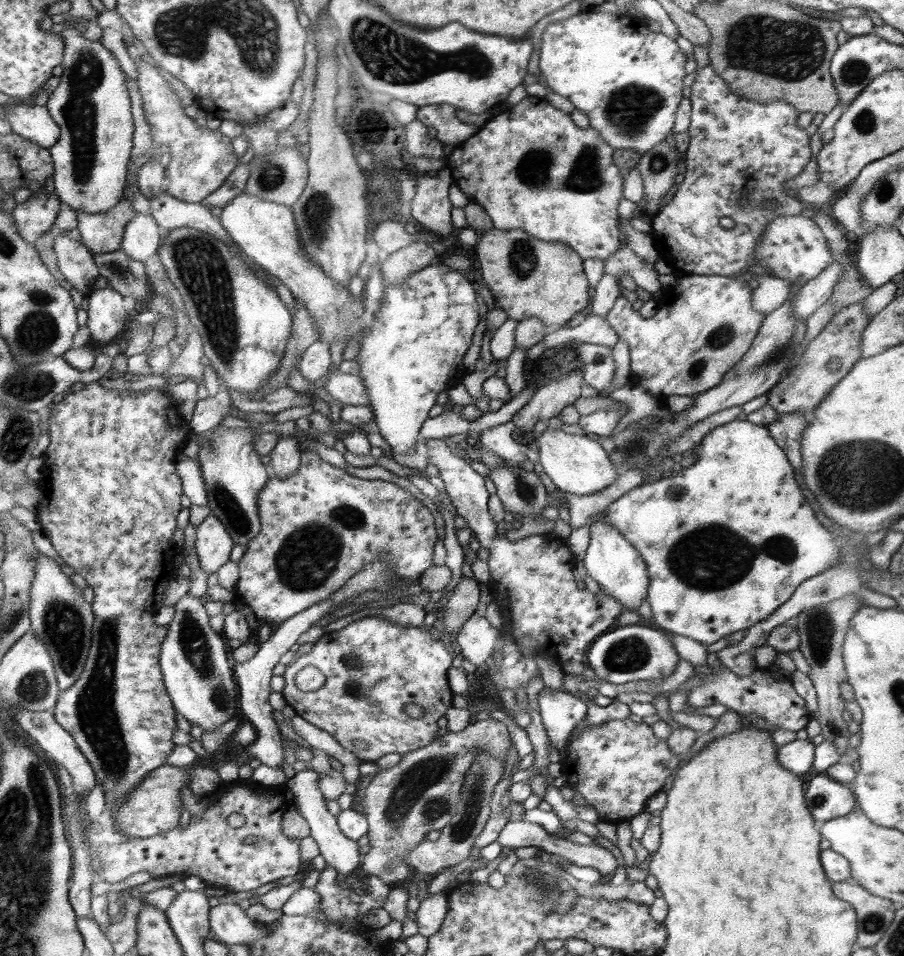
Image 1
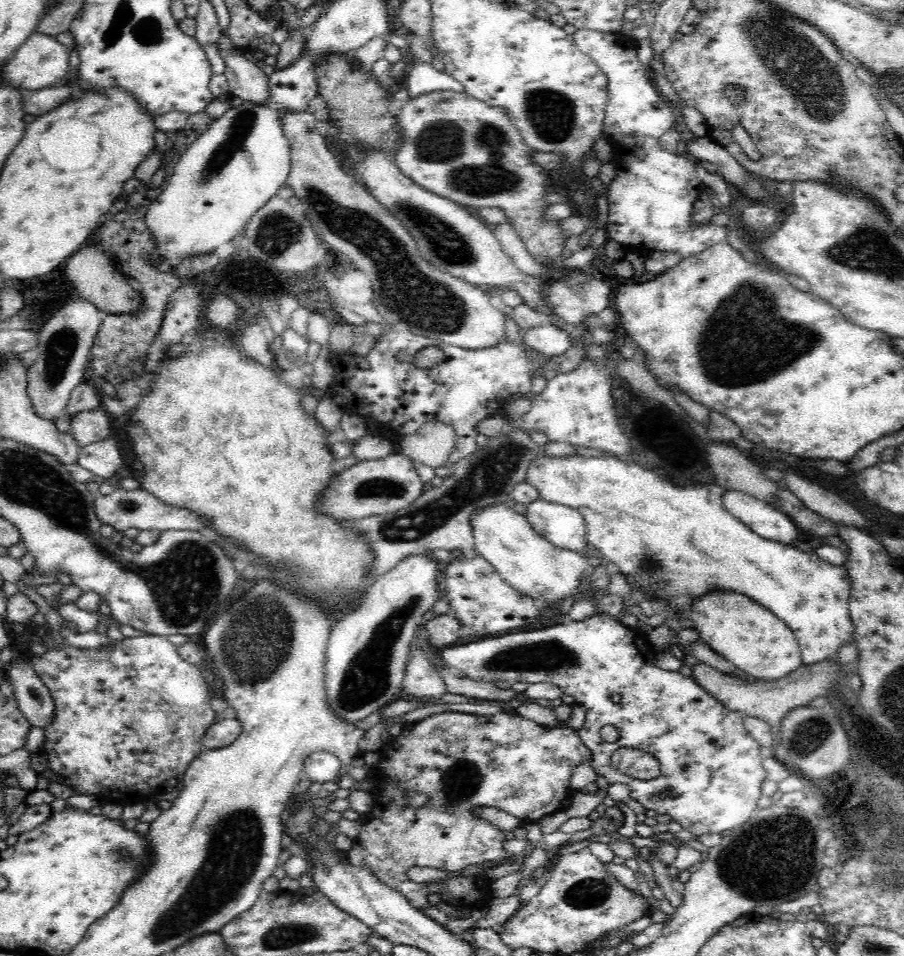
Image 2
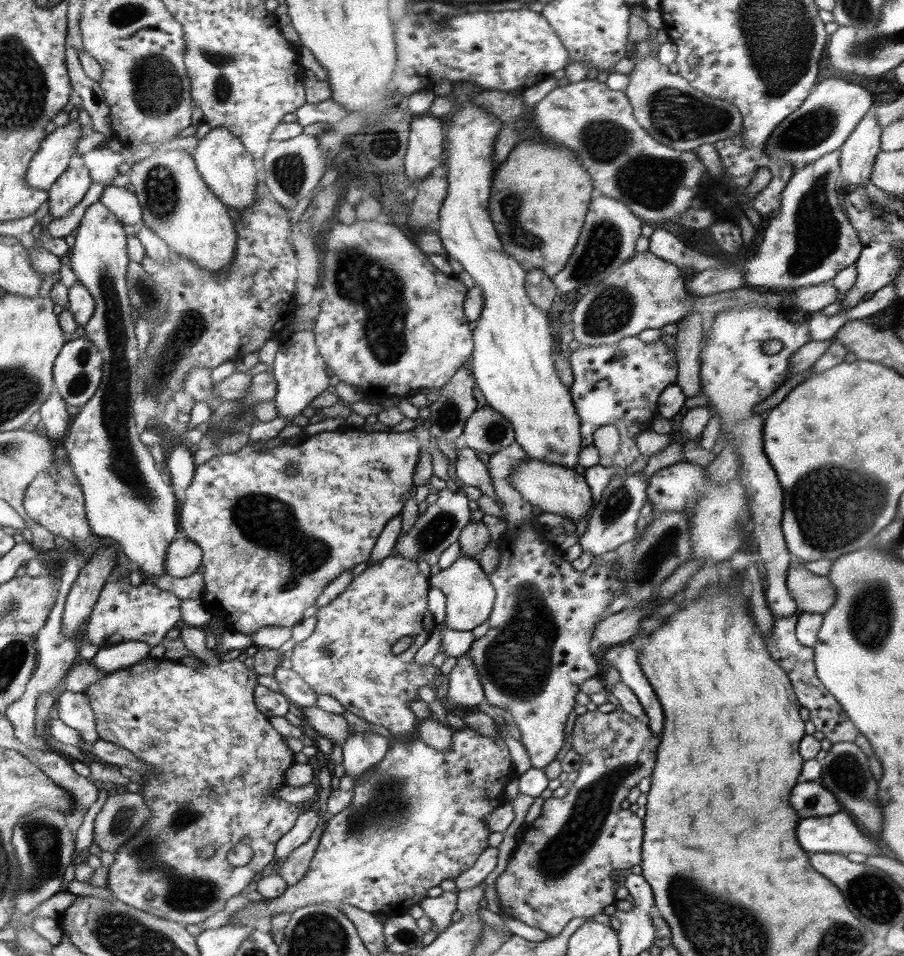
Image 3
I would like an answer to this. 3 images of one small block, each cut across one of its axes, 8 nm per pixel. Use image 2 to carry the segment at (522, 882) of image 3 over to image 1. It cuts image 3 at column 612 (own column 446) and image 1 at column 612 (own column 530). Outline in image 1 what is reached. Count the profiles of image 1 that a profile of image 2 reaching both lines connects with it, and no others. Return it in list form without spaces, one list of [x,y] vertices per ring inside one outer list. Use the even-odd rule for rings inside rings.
[[[629,717],[626,720],[609,720],[600,726],[581,720],[570,736],[567,755],[563,763],[567,784],[580,792],[588,805],[598,812],[604,822],[622,822],[645,811],[648,797],[662,790],[664,780],[680,764],[683,755],[672,752],[664,739],[658,739],[652,727],[646,723],[636,723]]]

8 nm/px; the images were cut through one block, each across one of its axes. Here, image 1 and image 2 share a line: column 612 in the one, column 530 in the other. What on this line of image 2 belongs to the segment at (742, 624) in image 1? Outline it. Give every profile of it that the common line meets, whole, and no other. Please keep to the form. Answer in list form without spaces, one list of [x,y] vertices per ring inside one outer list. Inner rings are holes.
[[[540,498],[526,505],[524,516],[536,534],[554,546],[584,553],[587,547],[586,519],[578,509]]]

